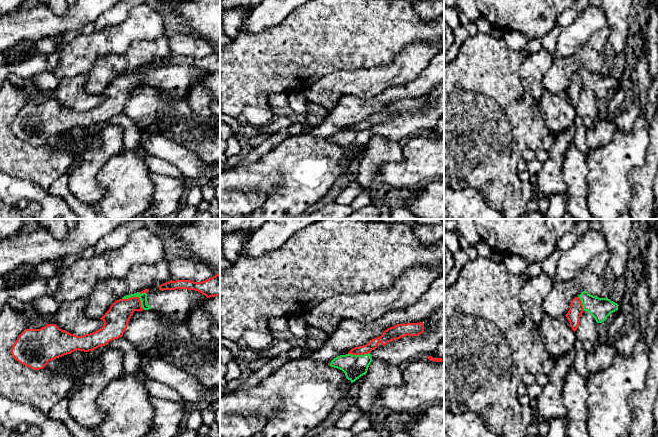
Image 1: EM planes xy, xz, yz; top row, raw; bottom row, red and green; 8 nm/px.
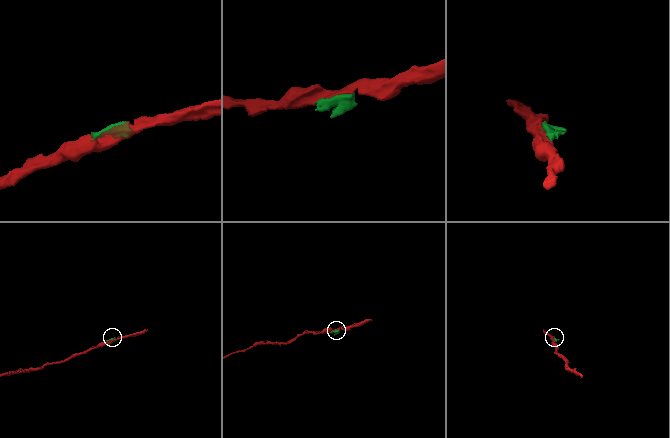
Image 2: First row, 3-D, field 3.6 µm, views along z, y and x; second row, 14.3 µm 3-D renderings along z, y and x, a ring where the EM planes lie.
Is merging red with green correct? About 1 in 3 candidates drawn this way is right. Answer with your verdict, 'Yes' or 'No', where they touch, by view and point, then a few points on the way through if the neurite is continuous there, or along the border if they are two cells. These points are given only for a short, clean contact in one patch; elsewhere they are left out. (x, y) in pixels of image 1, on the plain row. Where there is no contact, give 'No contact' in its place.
No. Touches red at xy (136, 73)

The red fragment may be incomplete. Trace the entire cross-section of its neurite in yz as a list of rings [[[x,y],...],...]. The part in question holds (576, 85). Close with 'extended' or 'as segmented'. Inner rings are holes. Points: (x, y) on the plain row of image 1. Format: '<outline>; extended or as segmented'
[[[575,73],[571,77],[571,82],[568,89],[565,91],[570,99],[572,106],[575,108],[579,102],[580,93],[583,89],[583,81],[579,73]]]; as segmented

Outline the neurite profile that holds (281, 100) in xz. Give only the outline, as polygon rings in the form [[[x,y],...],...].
[[[273,94],[269,97],[269,107],[273,108],[283,108],[289,105],[288,94]]]

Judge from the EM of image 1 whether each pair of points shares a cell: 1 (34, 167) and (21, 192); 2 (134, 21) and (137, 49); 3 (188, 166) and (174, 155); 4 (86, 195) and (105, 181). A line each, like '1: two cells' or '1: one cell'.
1: two cells
2: two cells
3: one cell
4: two cells

